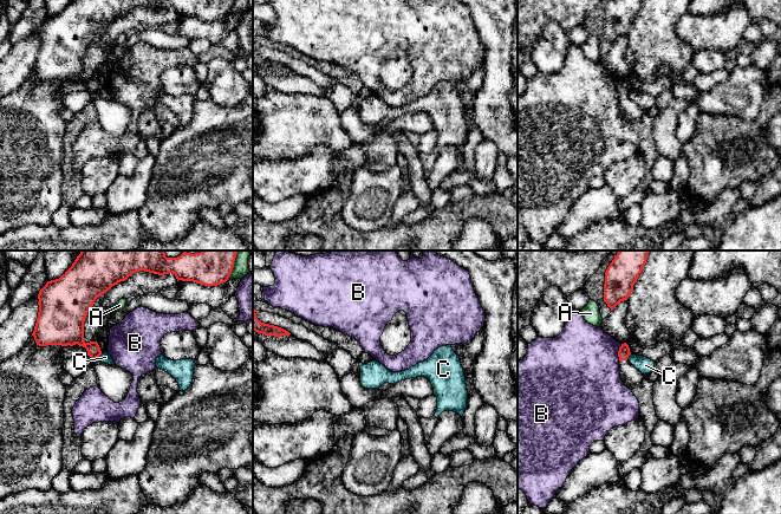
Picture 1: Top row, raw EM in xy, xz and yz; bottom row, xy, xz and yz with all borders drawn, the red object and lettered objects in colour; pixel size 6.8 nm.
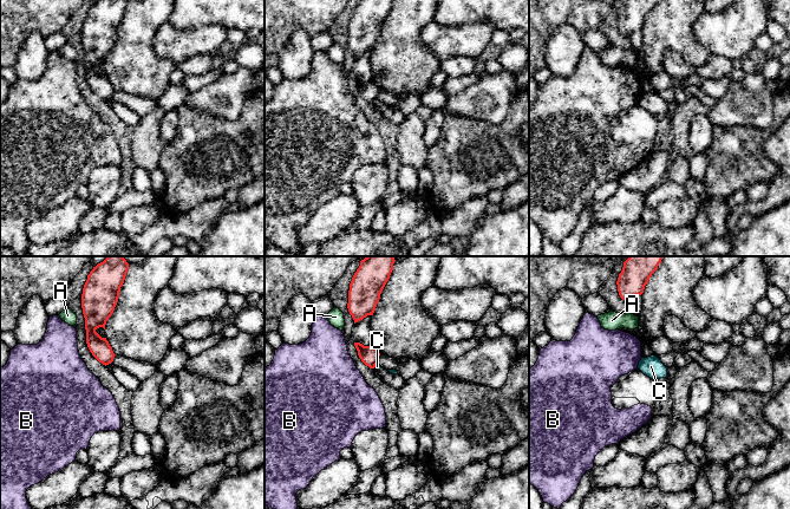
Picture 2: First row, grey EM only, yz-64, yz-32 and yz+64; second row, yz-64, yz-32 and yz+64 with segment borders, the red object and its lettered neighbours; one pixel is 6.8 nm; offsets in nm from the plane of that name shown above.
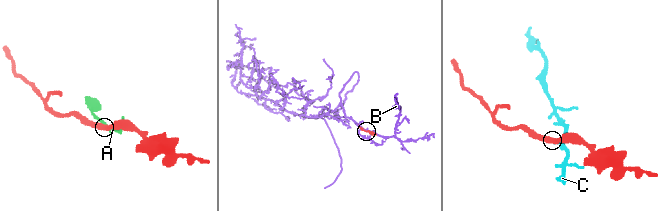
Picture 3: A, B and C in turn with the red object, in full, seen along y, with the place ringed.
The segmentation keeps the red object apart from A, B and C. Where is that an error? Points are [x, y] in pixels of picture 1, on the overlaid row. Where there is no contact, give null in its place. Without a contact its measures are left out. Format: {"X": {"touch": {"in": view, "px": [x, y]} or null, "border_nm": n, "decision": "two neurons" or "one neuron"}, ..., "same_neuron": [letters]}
{"A": {"touch": {"in": "xy", "px": [233, 266]}, "border_nm": 220, "decision": "two neurons"}, "B": {"touch": {"in": "yz", "px": [618, 353]}, "border_nm": 130, "decision": "one neuron"}, "C": {"touch": {"in": "xy", "px": [97, 357]}, "border_nm": 90, "decision": "two neurons"}, "same_neuron": ["B"]}

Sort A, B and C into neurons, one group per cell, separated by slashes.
A / B / C

